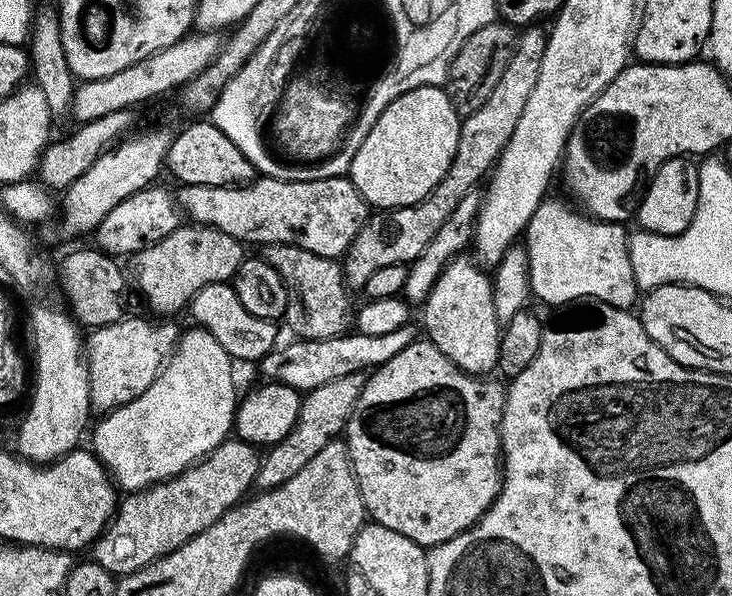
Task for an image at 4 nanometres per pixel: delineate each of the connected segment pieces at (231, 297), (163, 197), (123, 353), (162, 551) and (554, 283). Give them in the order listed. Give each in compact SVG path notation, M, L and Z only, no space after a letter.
M231 283L211 284L200 288L192 299L190 313L197 325L206 329L222 345L222 350L232 357L233 361L253 360L259 362L277 347L276 327L271 320L254 318L246 306L238 299L238 294L232 289Z
M149 186L130 194L130 198L118 202L106 218L95 230L94 242L101 252L108 253L113 258L131 258L136 253L154 246L154 242L162 242L166 234L170 234L182 223L182 209L174 192L161 186Z
M125 318L110 326L93 328L86 336L86 359L88 362L88 381L90 382L90 398L93 409L97 413L107 414L126 402L134 402L149 386L156 381L156 375L167 364L172 353L176 351L176 341L182 335L182 328L172 324L168 318L152 318L156 320L131 320Z
M229 438L177 476L139 492L127 493L119 501L112 523L91 545L91 559L119 578L134 570L142 570L150 566L150 562L178 550L178 546L214 526L222 514L236 507L253 491L261 459L257 445Z
M546 198L538 210L534 210L526 229L533 297L537 301L545 300L551 306L591 298L631 309L637 303L638 289L634 270L630 266L629 233L624 232L625 225L597 220L575 207L572 209L570 205L552 199Z

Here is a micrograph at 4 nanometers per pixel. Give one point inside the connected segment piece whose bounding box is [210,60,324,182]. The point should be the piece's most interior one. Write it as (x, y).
(232, 113)

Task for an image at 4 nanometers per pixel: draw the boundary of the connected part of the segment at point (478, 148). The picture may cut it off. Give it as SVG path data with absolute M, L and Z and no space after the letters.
M528 26L519 33L516 41L516 51L512 53L510 62L498 78L498 86L474 114L463 117L458 134L458 150L438 186L422 198L422 202L394 208L387 212L376 210L368 217L342 257L344 281L349 289L362 290L366 286L366 278L376 273L382 266L395 264L411 264L430 246L434 234L450 218L455 210L466 198L466 194L477 191L485 183L486 177L496 167L506 142L510 142L510 134L514 134L514 126L518 126L518 118L522 118L522 109L534 91L534 82L538 82L538 70L542 70L542 56L546 41L545 29L540 26Z

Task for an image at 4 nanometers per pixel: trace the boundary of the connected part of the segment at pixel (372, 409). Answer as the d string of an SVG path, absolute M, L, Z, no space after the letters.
M418 338L410 346L406 346L406 350L402 350L398 354L394 354L394 358L390 358L390 362L386 362L383 366L375 369L369 375L366 386L362 390L362 394L358 398L356 408L352 411L352 417L348 419L346 427L346 443L348 446L348 453L350 454L350 462L352 463L352 472L356 476L356 481L360 487L362 494L362 502L364 503L364 511L370 517L371 523L381 524L386 526L386 530L394 530L398 534L403 534L406 538L410 538L410 542L419 544L421 548L430 550L434 546L438 546L442 542L450 542L450 538L454 538L458 534L462 534L466 529L472 528L482 518L482 514L495 502L496 496L500 493L500 482L502 479L502 453L500 451L500 423L502 422L502 414L504 413L504 397L506 395L505 385L499 379L488 380L492 378L485 378L484 376L471 376L469 372L464 372L457 364L450 362L450 358L446 358L446 354L442 354L442 350L438 350L438 346L434 346L432 341L427 338Z

